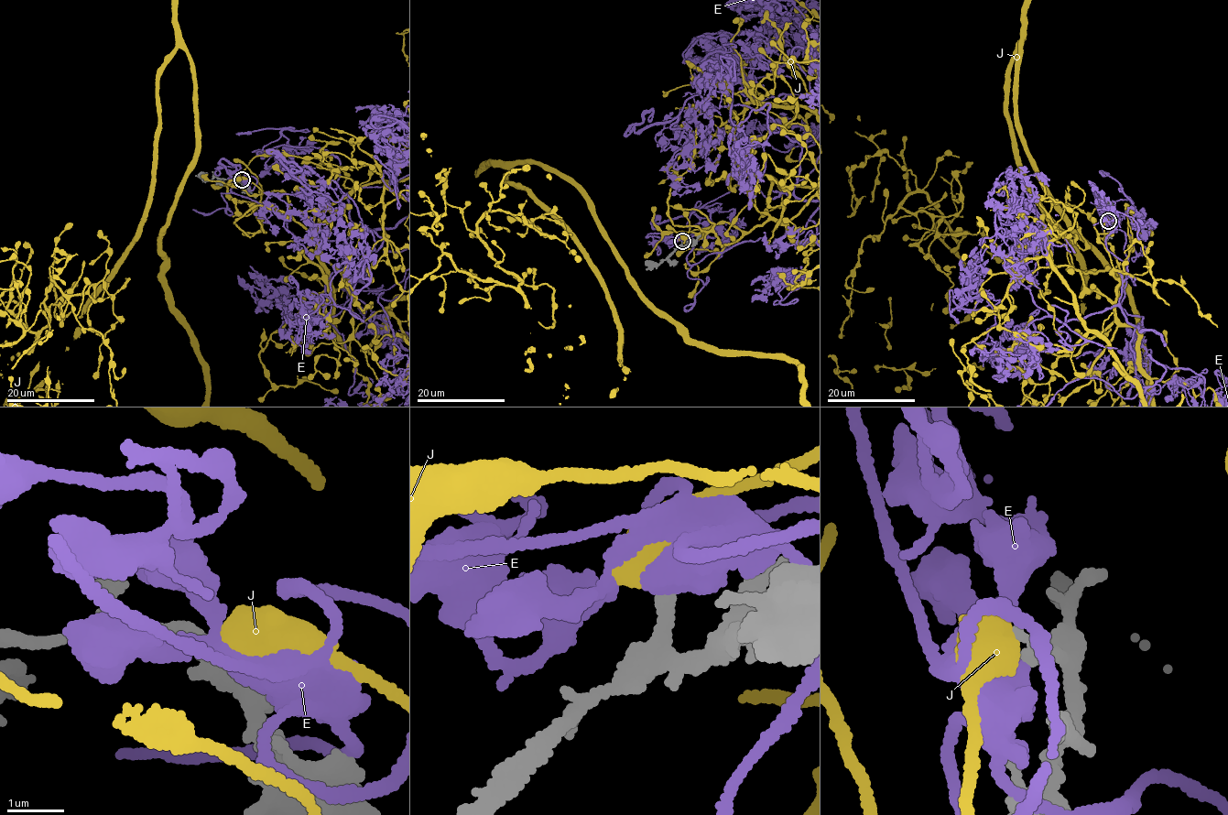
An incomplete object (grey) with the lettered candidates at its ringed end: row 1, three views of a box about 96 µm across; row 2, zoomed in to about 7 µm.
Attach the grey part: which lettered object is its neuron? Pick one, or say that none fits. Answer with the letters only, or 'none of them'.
E

